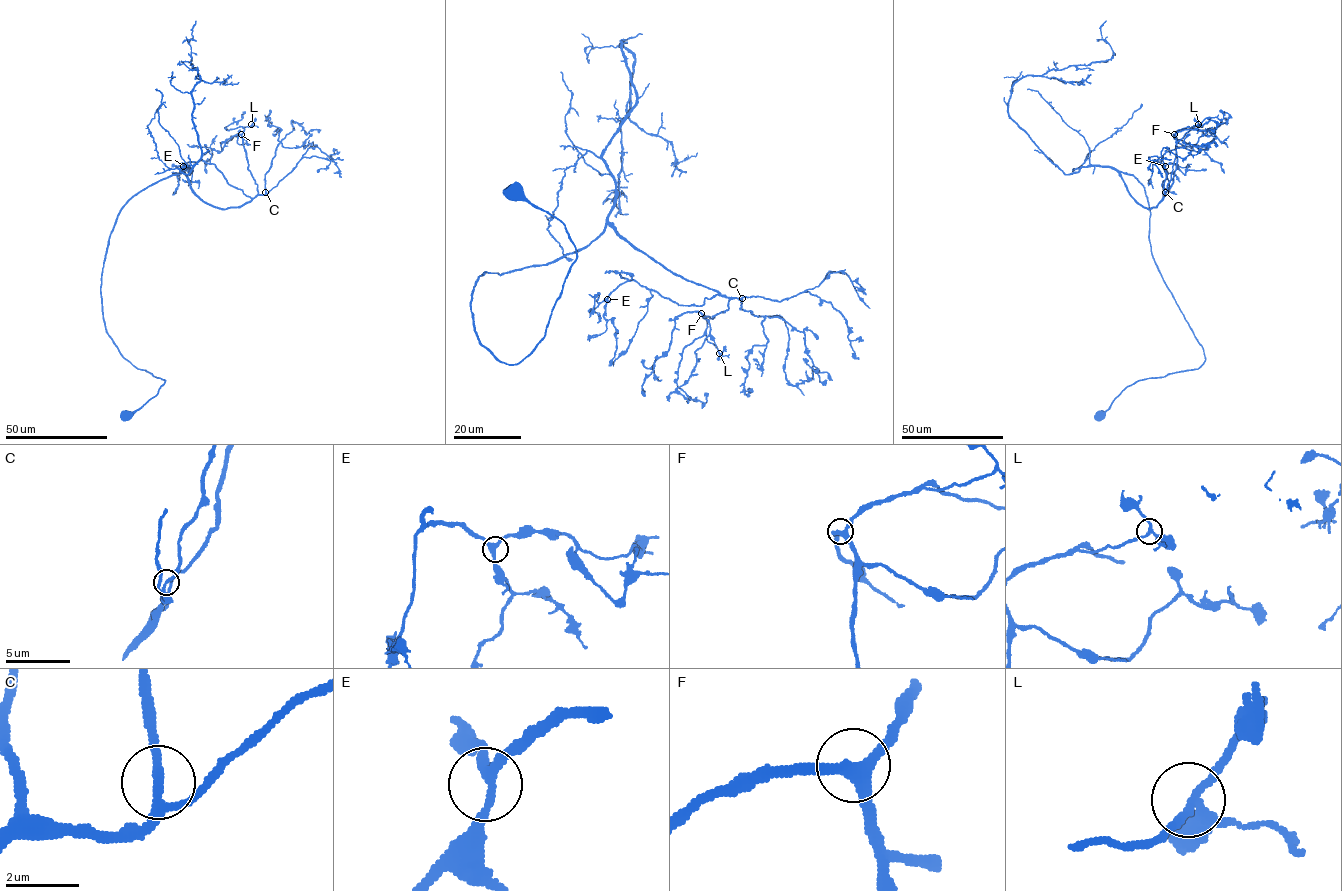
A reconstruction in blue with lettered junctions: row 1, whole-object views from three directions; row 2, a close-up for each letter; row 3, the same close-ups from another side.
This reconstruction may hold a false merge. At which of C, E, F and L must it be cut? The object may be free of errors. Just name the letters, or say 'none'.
none

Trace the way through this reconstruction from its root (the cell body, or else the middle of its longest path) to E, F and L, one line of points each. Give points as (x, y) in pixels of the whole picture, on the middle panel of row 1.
E: (514, 192), (576, 259), (527, 356), (479, 341), (484, 273), (607, 224), (718, 292), (607, 299)
F: (514, 192), (576, 259), (544, 337), (501, 362), (475, 332), (477, 279), (607, 224), (729, 300), (701, 313)
L: (514, 192), (576, 259), (544, 337), (499, 360), (477, 279), (607, 224), (729, 300), (703, 315), (719, 353)

